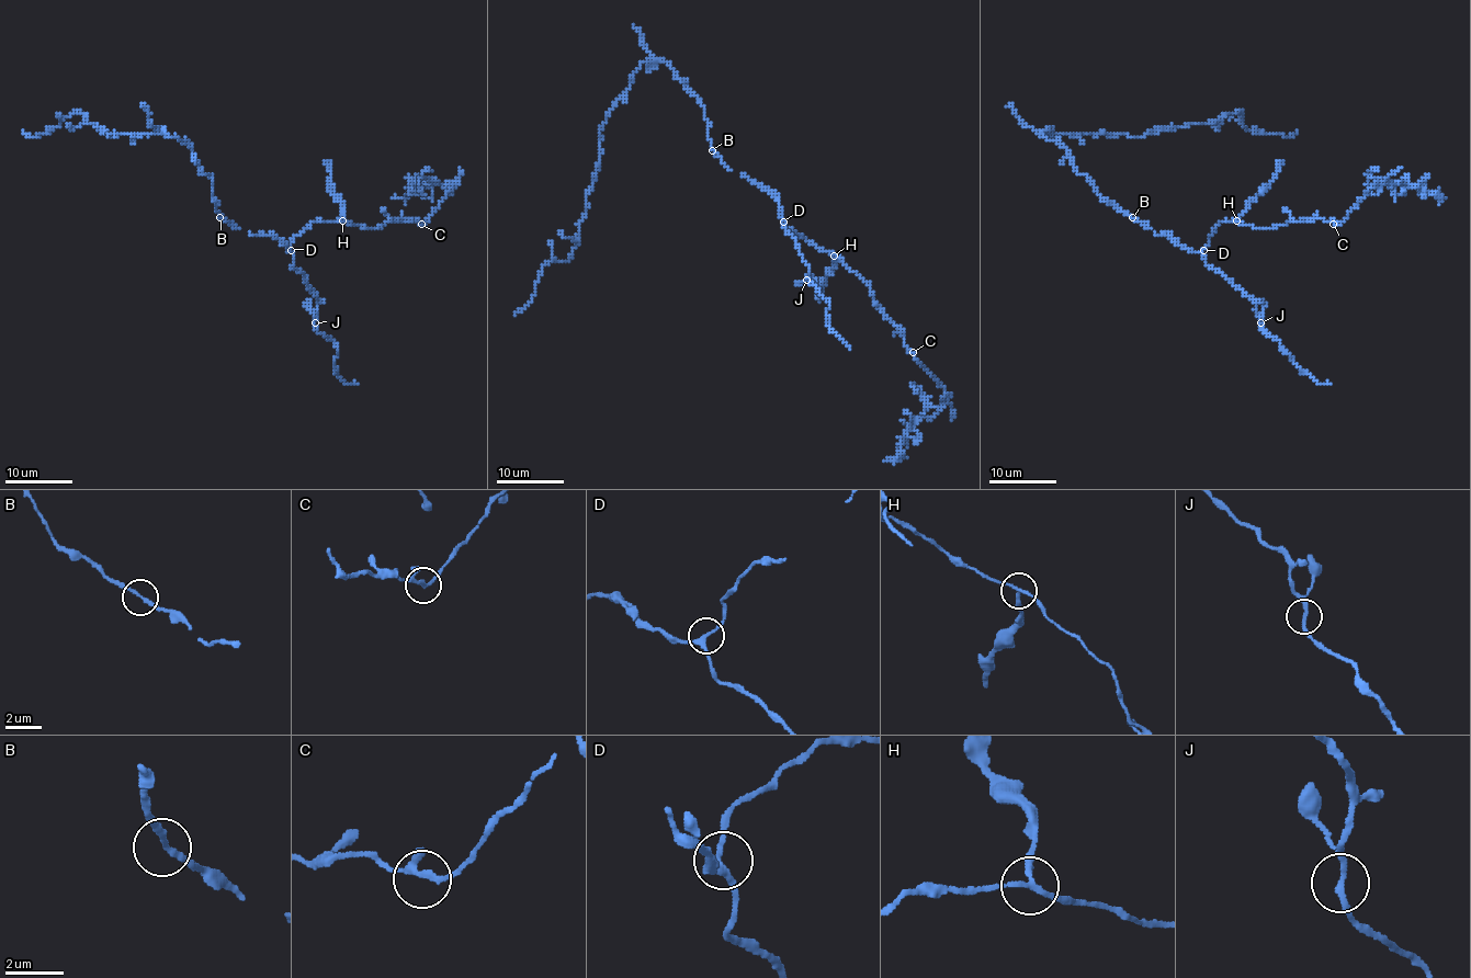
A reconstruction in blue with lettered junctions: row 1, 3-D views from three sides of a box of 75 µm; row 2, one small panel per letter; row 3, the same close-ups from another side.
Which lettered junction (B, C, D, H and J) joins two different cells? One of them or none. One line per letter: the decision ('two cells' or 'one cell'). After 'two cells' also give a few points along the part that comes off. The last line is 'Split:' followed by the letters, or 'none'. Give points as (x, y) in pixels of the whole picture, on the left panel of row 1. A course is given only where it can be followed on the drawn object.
B: one cell
C: one cell
D: one cell
H: two cells; foreign part runs (342, 220), (343, 204), (331, 192), (327, 160)
J: one cell
Split: H

